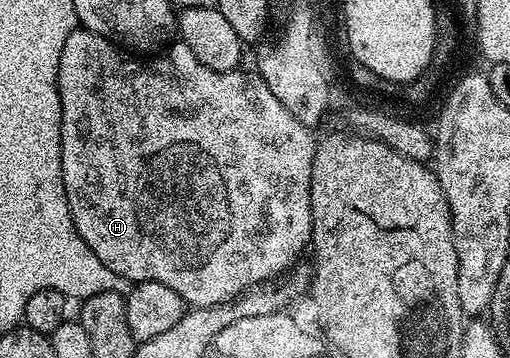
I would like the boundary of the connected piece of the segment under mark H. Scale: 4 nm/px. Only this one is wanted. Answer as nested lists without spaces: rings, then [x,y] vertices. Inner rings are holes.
[[[76,29],[73,33],[69,33],[69,38],[65,41],[65,49],[61,49],[61,61],[57,69],[57,85],[61,101],[61,173],[65,185],[65,197],[69,201],[69,209],[73,217],[73,225],[76,233],[85,241],[85,245],[89,245],[89,249],[93,249],[93,253],[97,253],[97,261],[101,261],[109,269],[113,269],[113,273],[121,273],[121,277],[130,279],[132,284],[157,281],[161,285],[169,285],[169,289],[173,289],[173,293],[177,293],[183,298],[184,304],[190,305],[192,308],[213,307],[227,303],[259,284],[280,278],[296,262],[294,259],[302,251],[304,254],[308,250],[311,242],[311,174],[313,173],[313,157],[317,139],[316,136],[311,136],[314,134],[308,127],[301,125],[301,121],[297,121],[297,117],[293,117],[293,113],[289,113],[289,109],[285,109],[285,105],[281,105],[281,101],[277,101],[277,97],[273,97],[269,85],[265,85],[265,81],[258,73],[246,75],[243,69],[233,71],[209,69],[209,65],[201,65],[201,61],[197,61],[197,57],[193,57],[193,49],[189,49],[189,45],[185,45],[182,41],[172,42],[162,53],[155,53],[150,57],[136,57],[97,33]]]

